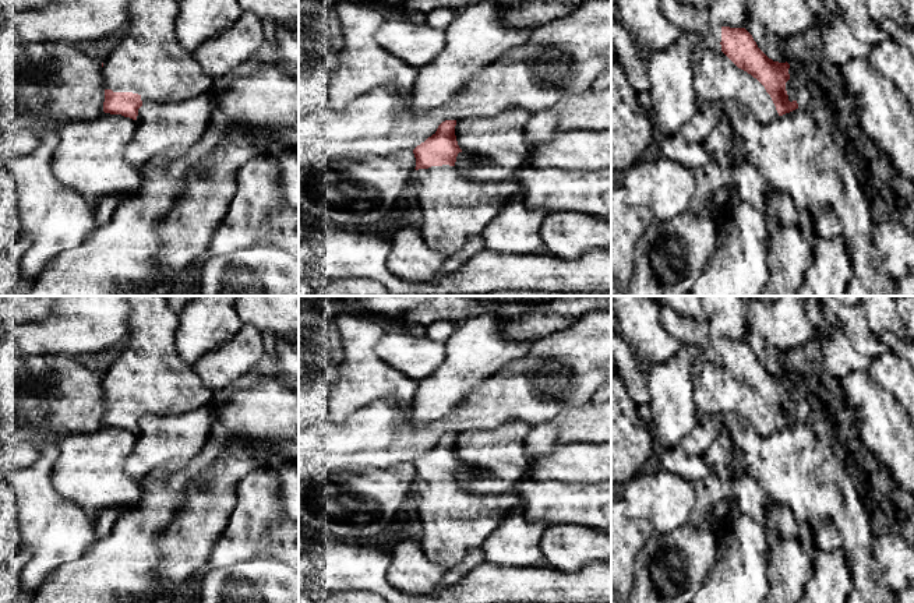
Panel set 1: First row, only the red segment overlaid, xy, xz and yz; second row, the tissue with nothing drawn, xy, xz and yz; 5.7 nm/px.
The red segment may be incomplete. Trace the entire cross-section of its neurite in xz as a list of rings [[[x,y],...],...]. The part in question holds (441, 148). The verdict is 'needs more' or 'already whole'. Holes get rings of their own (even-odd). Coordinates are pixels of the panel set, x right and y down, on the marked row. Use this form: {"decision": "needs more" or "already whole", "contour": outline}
{"decision": "needs more", "contour": [[[456,120],[442,121],[431,137],[413,149],[416,170],[412,181],[417,190],[416,205],[421,211],[419,229],[426,243],[448,258],[459,253],[470,236],[481,234],[508,200],[520,193],[520,184],[512,179],[491,183],[472,181],[456,169],[456,161],[474,162],[479,158],[470,156],[459,148],[455,126]]]}

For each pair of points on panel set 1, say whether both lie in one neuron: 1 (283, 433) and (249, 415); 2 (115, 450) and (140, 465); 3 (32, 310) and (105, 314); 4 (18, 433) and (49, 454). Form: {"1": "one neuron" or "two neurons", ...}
{"1": "one neuron", "2": "two neurons", "3": "two neurons", "4": "one neuron"}

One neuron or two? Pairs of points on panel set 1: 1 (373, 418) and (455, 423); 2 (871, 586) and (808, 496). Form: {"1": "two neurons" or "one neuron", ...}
{"1": "one neuron", "2": "one neuron"}

